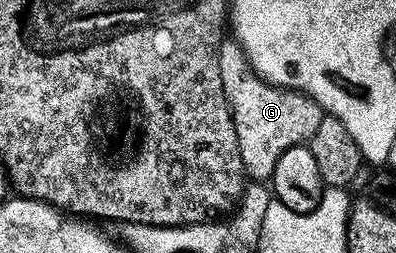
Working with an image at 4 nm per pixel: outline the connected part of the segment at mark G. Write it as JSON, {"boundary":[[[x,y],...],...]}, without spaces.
{"boundary":[[[226,38],[217,48],[217,56],[219,73],[223,77],[223,93],[233,111],[235,137],[239,137],[239,157],[243,157],[246,176],[253,181],[272,180],[279,157],[283,157],[287,149],[308,144],[326,114],[310,95],[260,79],[236,39]]]}

